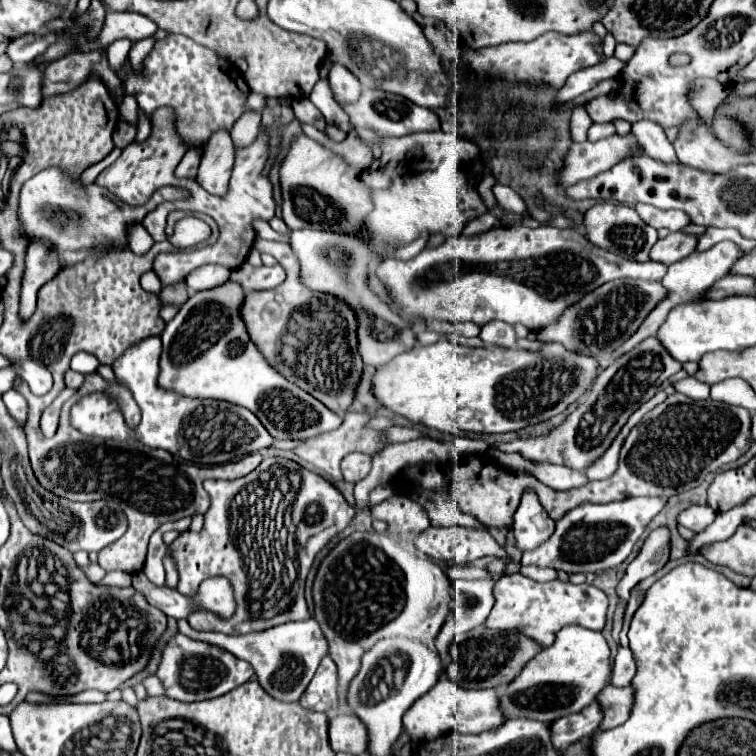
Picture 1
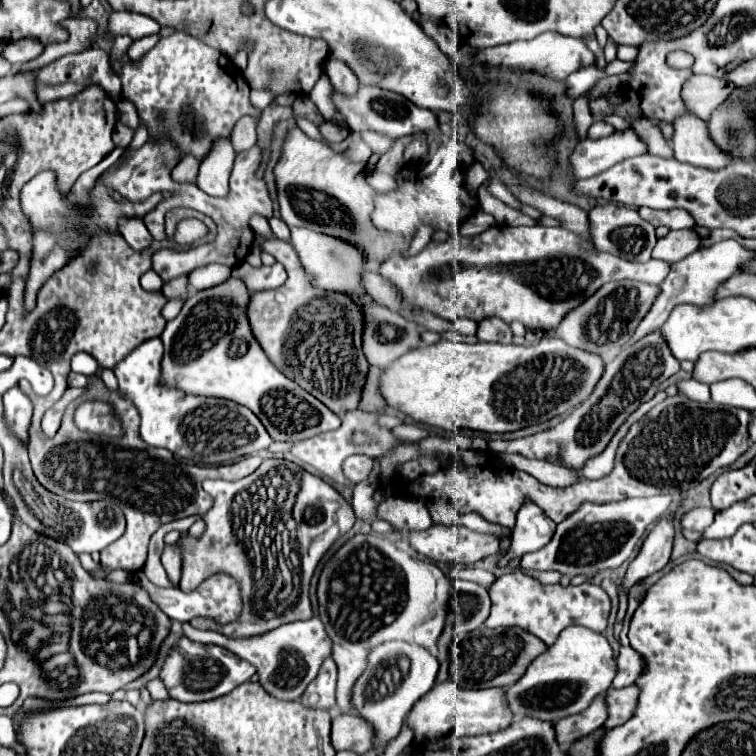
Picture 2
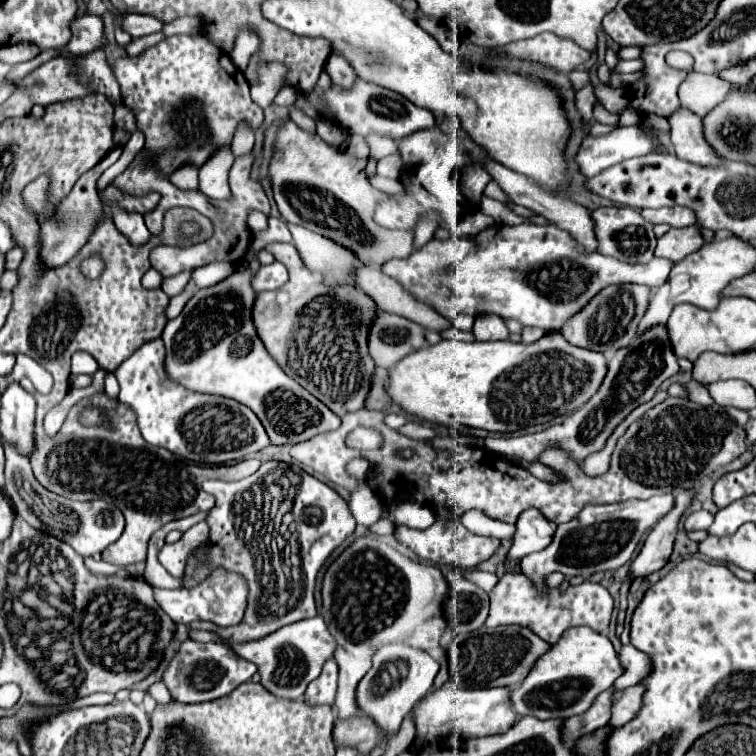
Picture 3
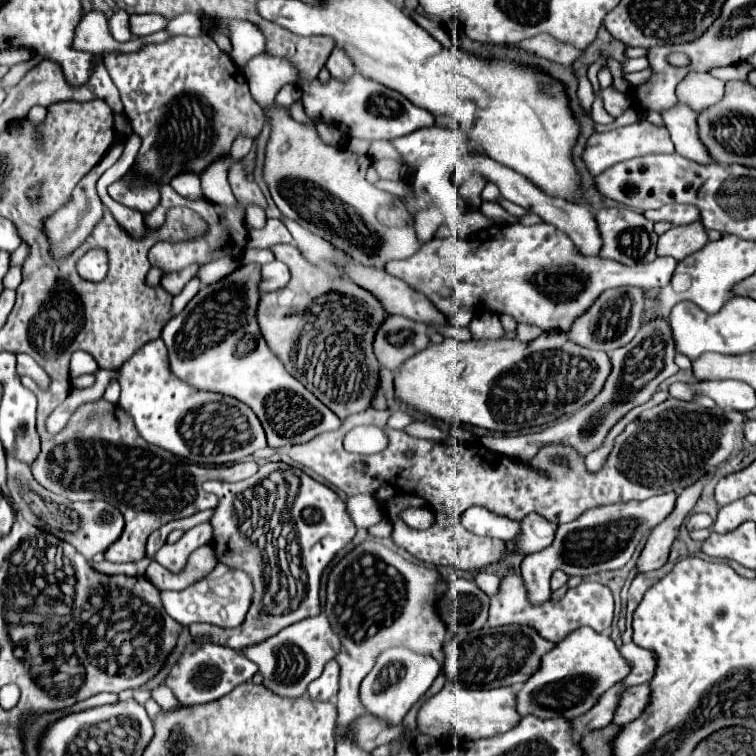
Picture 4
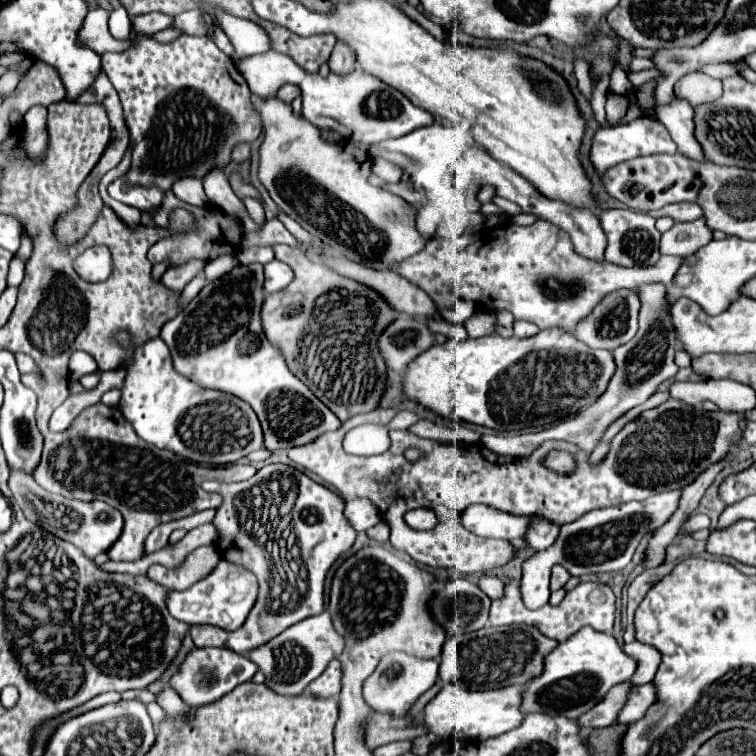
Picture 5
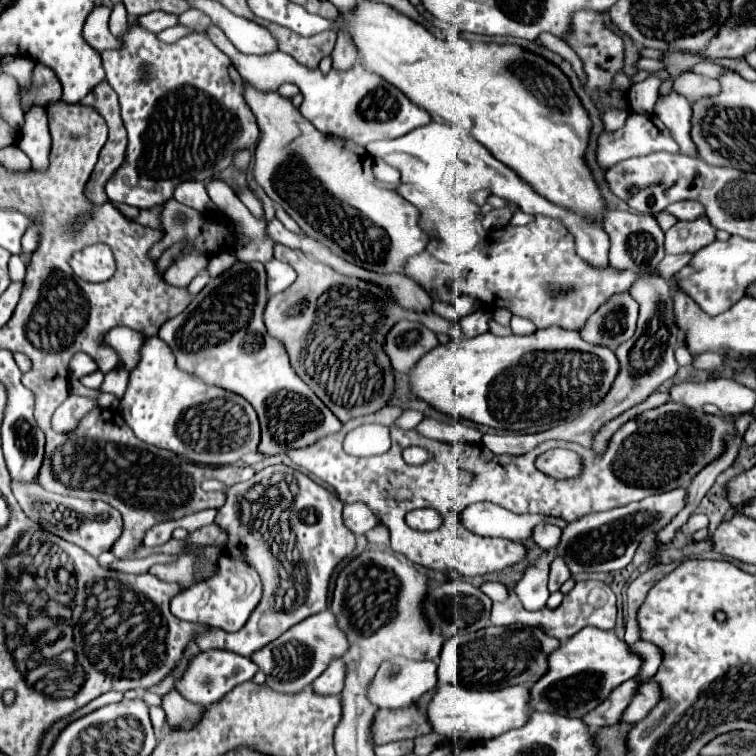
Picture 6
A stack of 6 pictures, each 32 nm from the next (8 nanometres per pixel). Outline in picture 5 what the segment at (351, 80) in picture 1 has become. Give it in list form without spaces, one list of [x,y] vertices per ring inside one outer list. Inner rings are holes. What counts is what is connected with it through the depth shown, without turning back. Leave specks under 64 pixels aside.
[[[338,42],[334,46],[334,50],[332,50],[332,56],[328,60],[328,66],[330,66],[330,72],[344,76],[344,74],[350,74],[354,70],[356,58],[352,56],[352,50],[348,46],[344,46],[344,44]]]

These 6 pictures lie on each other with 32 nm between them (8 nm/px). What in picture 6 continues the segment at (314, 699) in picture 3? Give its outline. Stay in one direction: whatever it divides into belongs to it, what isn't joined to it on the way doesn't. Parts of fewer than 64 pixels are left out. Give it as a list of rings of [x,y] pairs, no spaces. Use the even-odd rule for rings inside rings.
[[[332,660],[320,678],[312,682],[312,690],[320,696],[338,696],[344,688],[344,662]]]

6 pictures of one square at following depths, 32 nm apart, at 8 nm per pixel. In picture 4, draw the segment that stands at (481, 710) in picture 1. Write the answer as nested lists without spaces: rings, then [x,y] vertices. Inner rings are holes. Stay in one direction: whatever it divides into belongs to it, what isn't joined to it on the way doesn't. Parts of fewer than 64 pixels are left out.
[[[448,680],[438,694],[422,702],[418,710],[418,732],[432,738],[442,738],[450,732],[470,740],[504,734],[520,720],[520,714],[516,712],[516,700],[512,700],[514,692],[516,688],[466,690]]]

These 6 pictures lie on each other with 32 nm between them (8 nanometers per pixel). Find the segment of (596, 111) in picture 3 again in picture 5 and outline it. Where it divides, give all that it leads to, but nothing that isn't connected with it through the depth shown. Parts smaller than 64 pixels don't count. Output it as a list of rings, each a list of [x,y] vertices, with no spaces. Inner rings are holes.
[[[603,75],[599,83],[593,88],[591,106],[594,111],[595,119],[601,124],[605,125],[606,112],[604,105],[606,103],[605,93],[610,85],[610,75]]]

